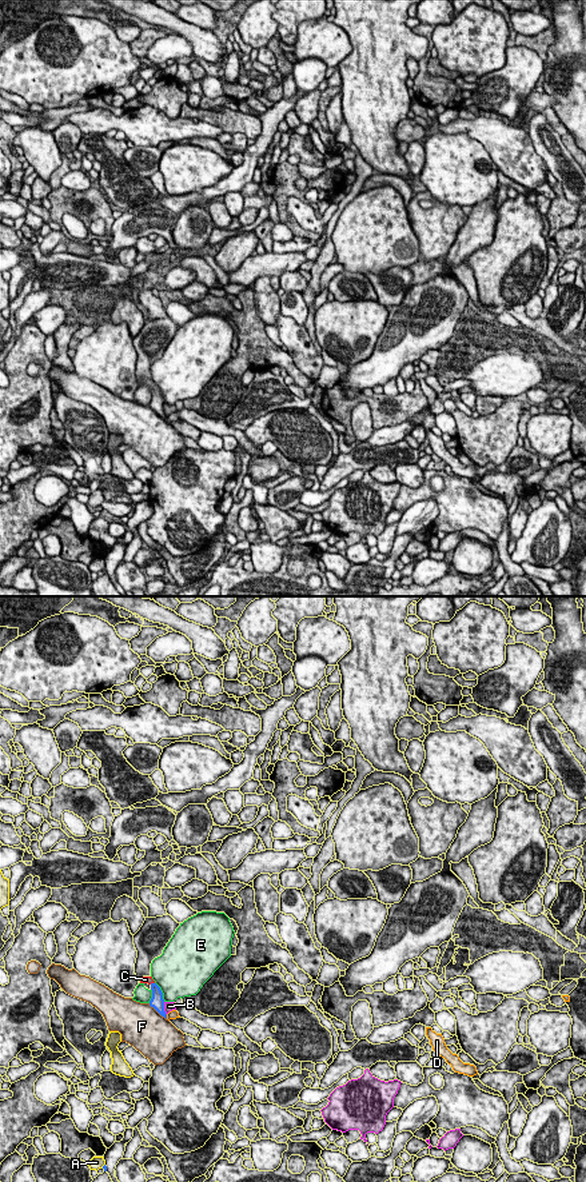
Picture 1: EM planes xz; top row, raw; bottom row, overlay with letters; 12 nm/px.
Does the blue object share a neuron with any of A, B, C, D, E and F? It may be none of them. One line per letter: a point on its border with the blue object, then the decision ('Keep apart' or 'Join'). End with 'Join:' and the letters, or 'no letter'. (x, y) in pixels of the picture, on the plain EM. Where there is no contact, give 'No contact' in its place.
A: No contact. Keep apart
B: Touches blue at xz (163, 411). Keep apart
C: Touches blue at xz (151, 386). Join
D: Touches blue at xz (166, 419). Keep apart
E: Touches blue at xz (160, 394). Keep apart
F: Touches blue at xz (158, 414). Keep apart
Join: C

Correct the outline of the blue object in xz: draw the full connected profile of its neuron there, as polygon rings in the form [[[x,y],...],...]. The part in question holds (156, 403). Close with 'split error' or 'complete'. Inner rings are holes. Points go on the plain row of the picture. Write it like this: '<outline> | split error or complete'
[[[143,379],[140,386],[148,386],[152,392],[152,400],[150,403],[150,408],[154,410],[162,419],[167,422],[167,416],[164,414],[164,402],[160,390],[155,386],[152,379]]] | split error

